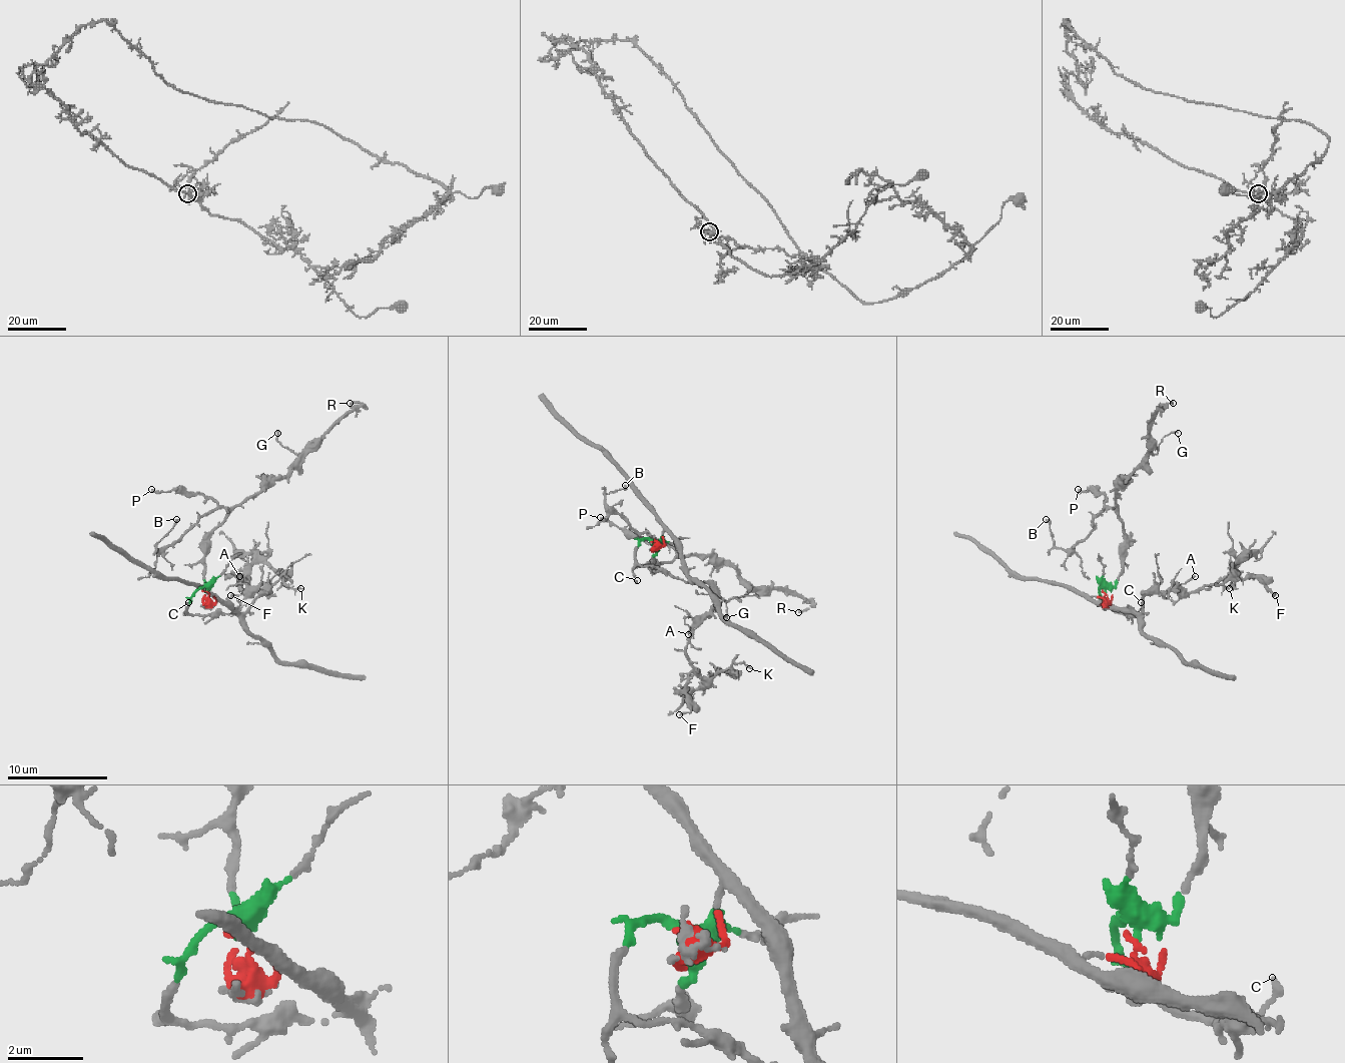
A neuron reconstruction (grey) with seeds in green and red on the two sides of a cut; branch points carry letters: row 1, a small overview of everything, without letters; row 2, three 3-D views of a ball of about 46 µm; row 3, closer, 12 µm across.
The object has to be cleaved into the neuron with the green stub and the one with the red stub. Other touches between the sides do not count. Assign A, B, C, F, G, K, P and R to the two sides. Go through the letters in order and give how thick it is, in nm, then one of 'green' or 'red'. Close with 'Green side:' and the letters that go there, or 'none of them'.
A: calibre 130 nm; red
B: calibre 170 nm; green
C: calibre 150 nm; green
F: calibre 130 nm; red
G: calibre 120 nm; green
K: calibre 140 nm; red
P: calibre 180 nm; green
R: calibre 170 nm; green
Green side: B, C, G, P, R

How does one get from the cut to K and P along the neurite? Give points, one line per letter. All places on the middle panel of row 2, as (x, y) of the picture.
K: (650, 542), (665, 532), (682, 570), (715, 600), (685, 655), (702, 677), (735, 662), (750, 667)
P: (650, 539), (655, 549), (652, 562), (670, 562), (675, 552), (630, 537), (600, 517)

